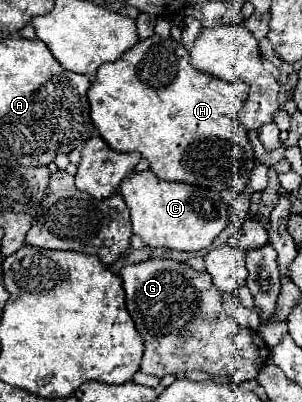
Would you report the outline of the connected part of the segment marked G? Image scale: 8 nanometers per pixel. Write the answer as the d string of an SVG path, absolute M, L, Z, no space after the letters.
M147 260L141 264L125 266L119 272L123 280L125 290L125 302L131 318L135 320L135 326L139 334L145 340L145 354L141 362L141 372L153 374L153 376L165 376L165 374L177 374L177 372L189 372L189 370L203 370L213 376L235 376L237 382L253 380L261 366L271 356L269 346L259 336L259 346L255 342L255 334L229 318L223 310L223 294L213 286L209 272L197 272L185 262L177 260Z

